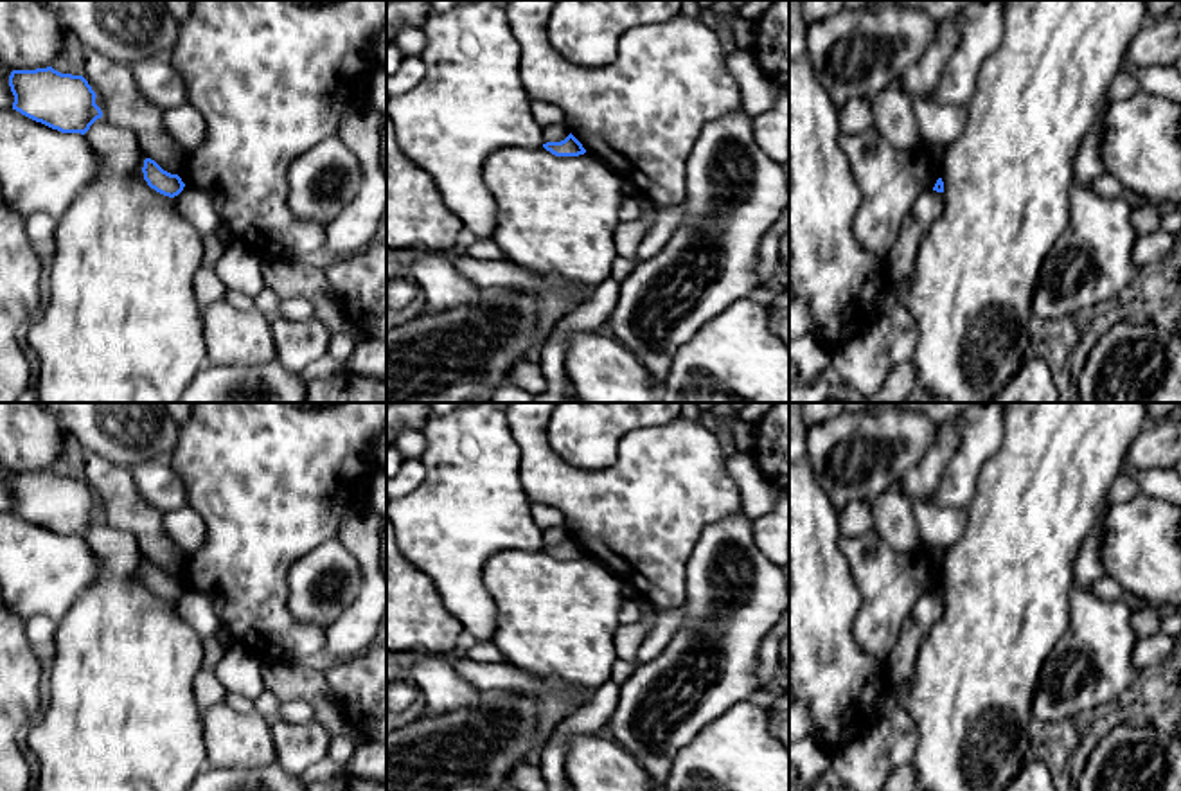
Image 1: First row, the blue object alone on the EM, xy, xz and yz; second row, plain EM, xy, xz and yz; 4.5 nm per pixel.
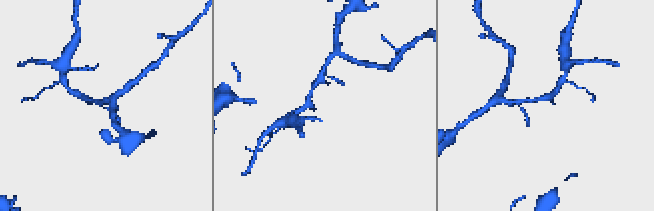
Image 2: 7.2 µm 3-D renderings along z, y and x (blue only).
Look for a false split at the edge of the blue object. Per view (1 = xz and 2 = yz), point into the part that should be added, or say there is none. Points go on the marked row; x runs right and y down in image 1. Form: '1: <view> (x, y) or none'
1: none
2: none

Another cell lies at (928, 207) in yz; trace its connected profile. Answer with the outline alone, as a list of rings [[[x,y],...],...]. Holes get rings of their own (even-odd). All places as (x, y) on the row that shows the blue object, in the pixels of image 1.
[[[924,191],[919,194],[913,203],[911,214],[928,228],[931,227],[944,212],[944,194],[937,191]]]

